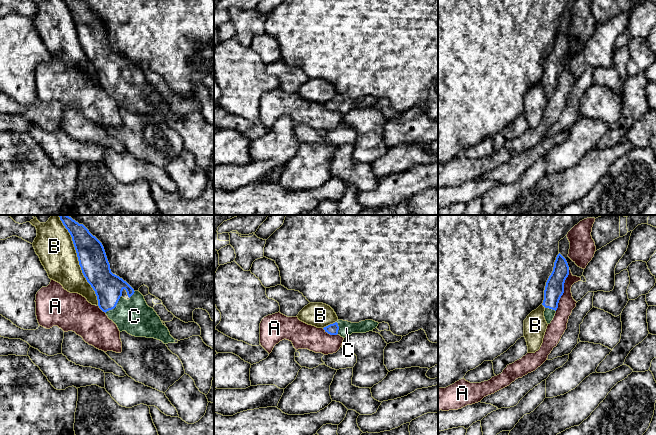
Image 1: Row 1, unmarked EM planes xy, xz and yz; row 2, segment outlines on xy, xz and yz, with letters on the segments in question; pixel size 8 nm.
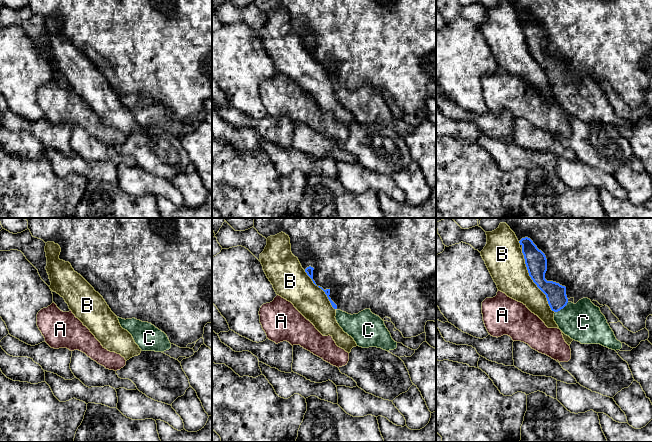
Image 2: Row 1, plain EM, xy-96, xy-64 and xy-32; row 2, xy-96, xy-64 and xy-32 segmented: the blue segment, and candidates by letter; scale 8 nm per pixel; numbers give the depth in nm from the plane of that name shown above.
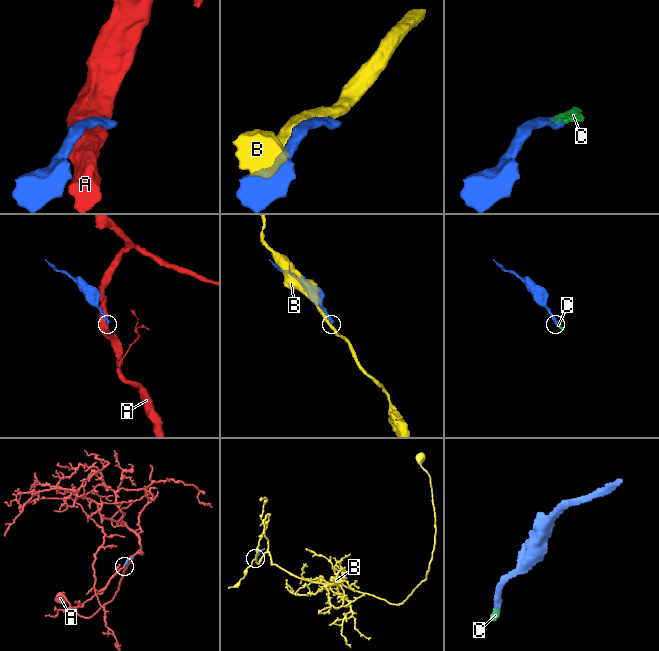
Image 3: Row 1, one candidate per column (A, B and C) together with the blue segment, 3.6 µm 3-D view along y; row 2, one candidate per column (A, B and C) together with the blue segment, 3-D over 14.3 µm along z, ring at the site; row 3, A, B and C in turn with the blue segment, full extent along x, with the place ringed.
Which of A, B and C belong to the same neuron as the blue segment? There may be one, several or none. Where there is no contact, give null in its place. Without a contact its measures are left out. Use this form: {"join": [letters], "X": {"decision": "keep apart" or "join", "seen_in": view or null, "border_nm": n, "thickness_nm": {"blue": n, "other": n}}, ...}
{"join": ["C"], "A": {"decision": "keep apart", "seen_in": "yz", "border_nm": 360, "thickness_nm": {"blue": 160, "other": 130}}, "B": {"decision": "keep apart", "seen_in": "xy", "border_nm": 800, "thickness_nm": {"blue": 220, "other": 300}}, "C": {"decision": "join", "seen_in": "xy", "border_nm": 190, "thickness_nm": {"blue": 240, "other": 280}}}

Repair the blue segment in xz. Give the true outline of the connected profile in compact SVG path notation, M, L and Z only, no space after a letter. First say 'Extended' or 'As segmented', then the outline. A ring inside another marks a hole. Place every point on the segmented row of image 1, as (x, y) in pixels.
Extended. M338 320L337 322L330 324L323 329L330 335L340 335L345 338L352 333L366 333L373 331L378 326L378 322L373 320L365 320L359 323L351 323L348 321Z

